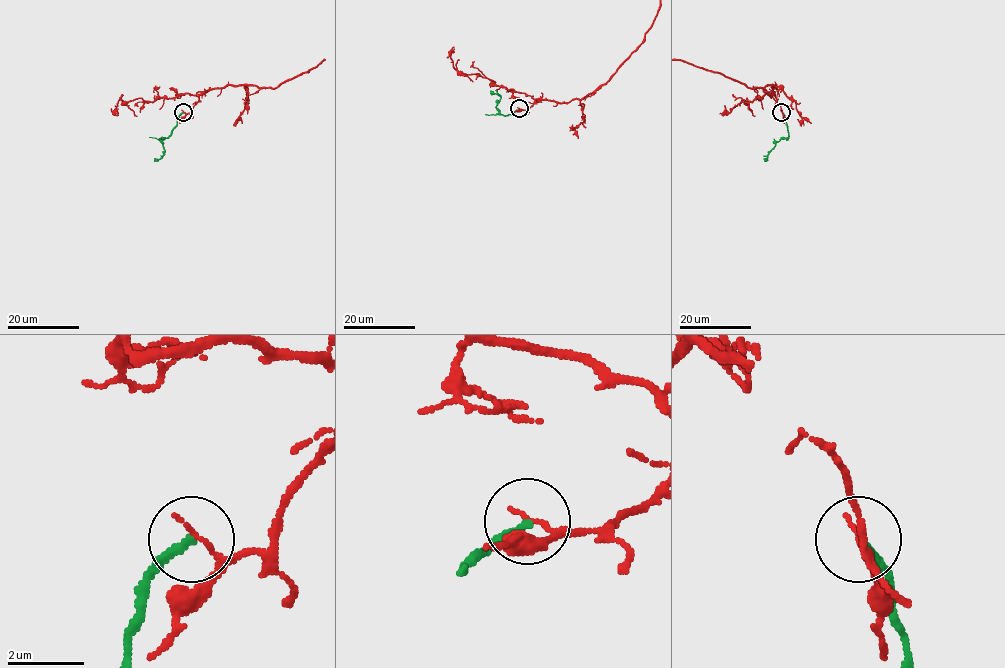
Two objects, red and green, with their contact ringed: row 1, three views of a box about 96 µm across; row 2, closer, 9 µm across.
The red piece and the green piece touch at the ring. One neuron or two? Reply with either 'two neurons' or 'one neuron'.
two neurons

